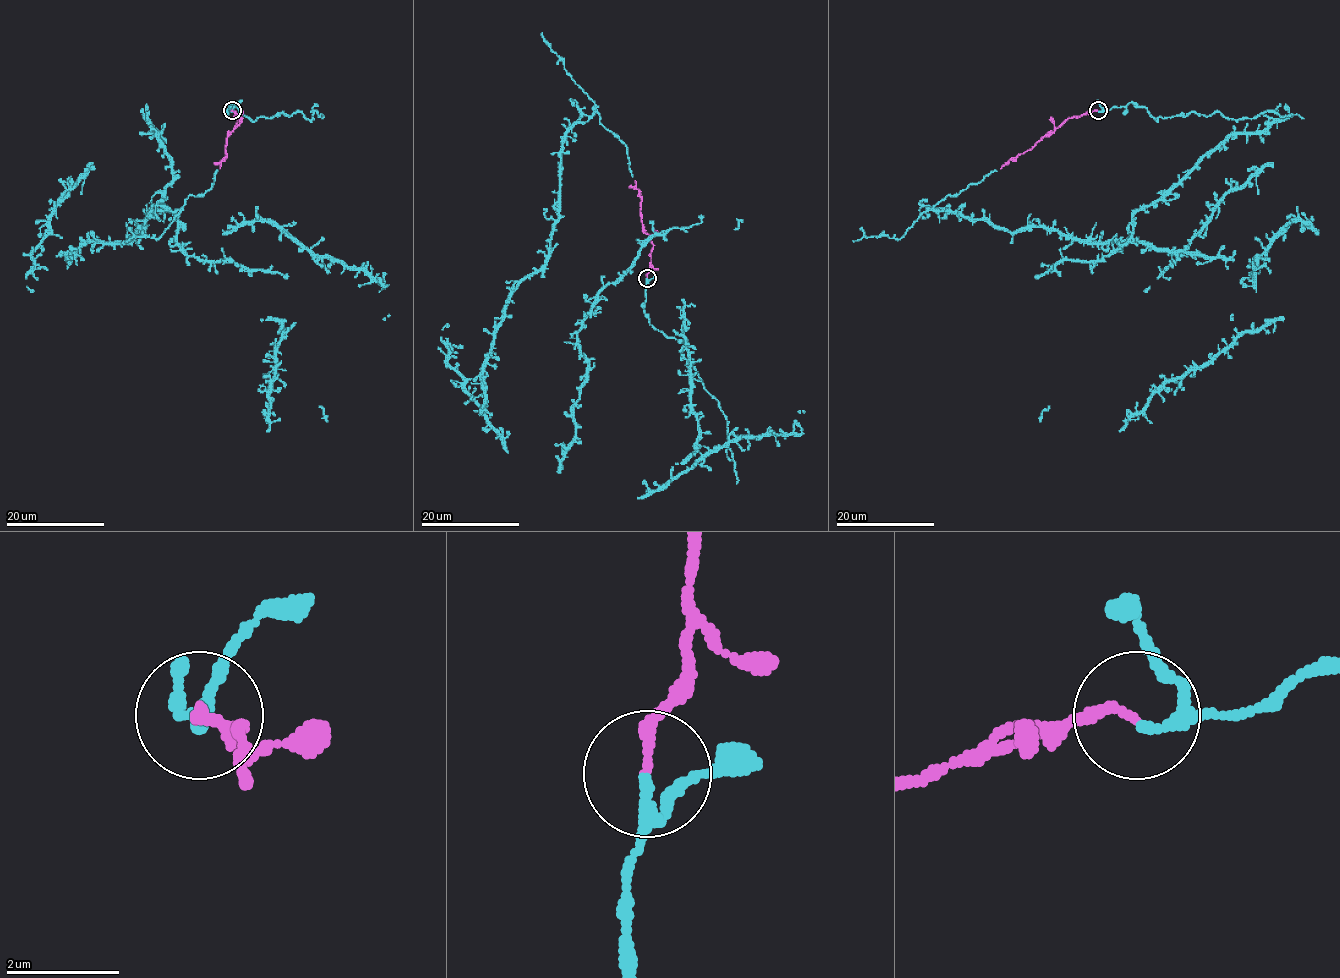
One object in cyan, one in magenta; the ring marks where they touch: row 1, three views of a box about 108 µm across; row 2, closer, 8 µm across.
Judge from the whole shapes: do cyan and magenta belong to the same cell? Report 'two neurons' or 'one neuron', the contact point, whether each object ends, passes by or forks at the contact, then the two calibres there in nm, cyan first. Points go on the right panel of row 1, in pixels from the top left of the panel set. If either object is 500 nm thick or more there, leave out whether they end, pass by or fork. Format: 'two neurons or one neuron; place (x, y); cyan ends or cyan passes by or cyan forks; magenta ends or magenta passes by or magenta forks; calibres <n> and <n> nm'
one neuron; place (1098, 110); cyan passes by; magenta ends; calibres 140 and 170 nm

